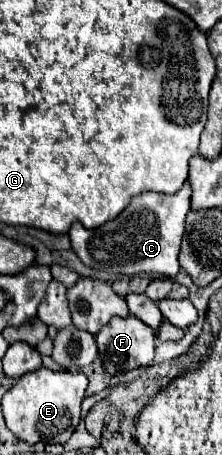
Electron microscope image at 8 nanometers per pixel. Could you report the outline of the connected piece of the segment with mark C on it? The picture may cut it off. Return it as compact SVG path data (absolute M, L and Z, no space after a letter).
M187 182L177 194L161 192L141 192L131 198L129 206L113 220L99 228L87 230L79 222L69 228L69 240L77 256L95 270L105 270L113 274L133 276L139 272L163 274L173 278L179 272L179 246L185 230L185 216L191 210L191 186Z

